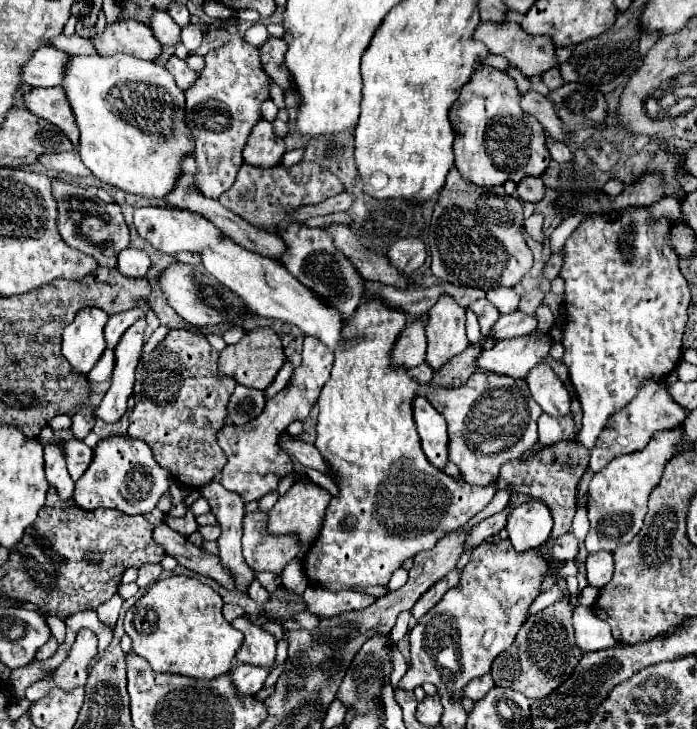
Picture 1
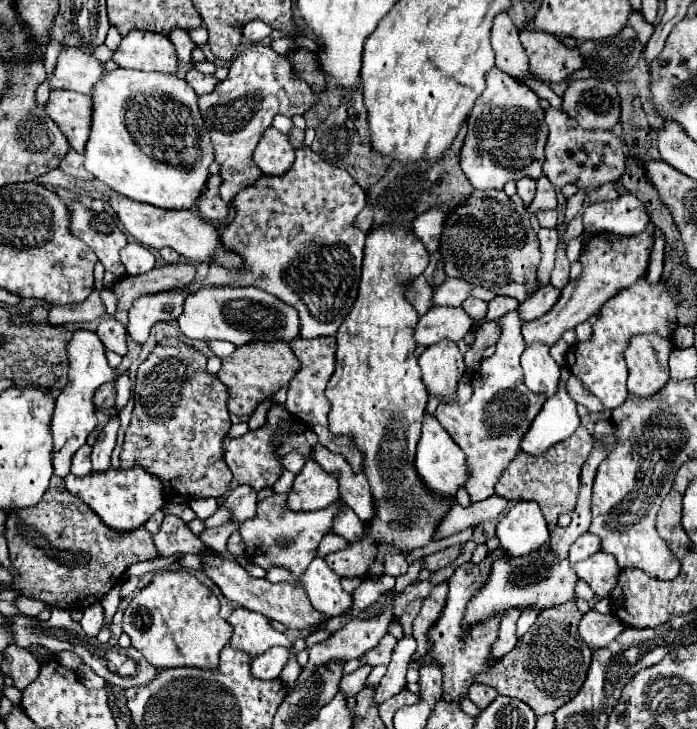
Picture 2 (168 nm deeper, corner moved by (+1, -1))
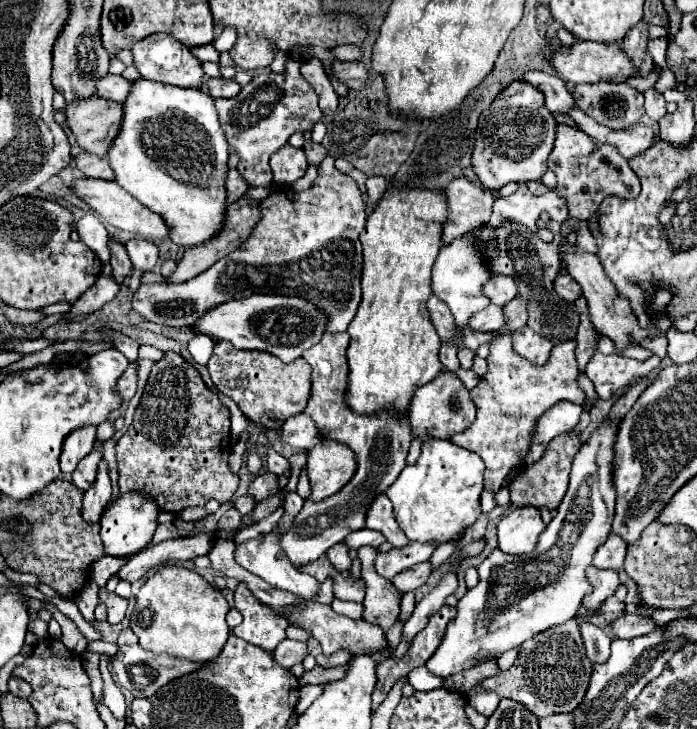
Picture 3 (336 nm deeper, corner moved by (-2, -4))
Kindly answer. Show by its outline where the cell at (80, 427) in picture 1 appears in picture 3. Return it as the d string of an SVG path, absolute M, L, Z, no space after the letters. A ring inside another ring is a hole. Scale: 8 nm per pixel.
M130 364L128 370L118 378L116 382L116 394L122 398L122 400L130 400L136 392L136 368Z

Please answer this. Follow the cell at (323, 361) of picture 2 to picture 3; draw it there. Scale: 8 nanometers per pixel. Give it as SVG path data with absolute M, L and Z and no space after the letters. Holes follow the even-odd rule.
M328 332L322 336L318 344L314 344L304 352L306 362L312 366L312 392L304 408L304 414L308 414L316 422L324 438L342 442L356 454L356 472L340 494L334 494L318 504L306 502L302 510L294 516L292 528L280 536L282 550L286 552L288 560L298 568L318 560L322 554L326 554L330 546L342 542L344 536L348 536L348 532L364 528L364 512L368 510L372 496L384 492L402 472L412 442L408 424L400 424L398 420L392 420L392 416L370 418L370 416L352 416L352 412L348 412L348 406L344 404L344 386L348 382L346 380L348 340L350 336L346 332L338 332L336 336Z

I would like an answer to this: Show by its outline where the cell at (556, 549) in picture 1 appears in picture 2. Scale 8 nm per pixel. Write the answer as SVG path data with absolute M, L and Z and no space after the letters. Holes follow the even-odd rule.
M583 533L569 549L569 561L577 563L577 561L585 561L591 555L595 555L597 551L601 551L601 541L597 541L597 537L593 537L593 533Z

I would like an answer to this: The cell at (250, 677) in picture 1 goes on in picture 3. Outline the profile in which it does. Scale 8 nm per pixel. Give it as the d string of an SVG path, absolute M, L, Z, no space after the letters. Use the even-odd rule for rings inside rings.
M288 638L280 646L276 646L276 650L272 652L276 664L280 664L282 668L292 668L294 664L302 662L306 654L308 654L306 644L294 642L294 640L288 640Z

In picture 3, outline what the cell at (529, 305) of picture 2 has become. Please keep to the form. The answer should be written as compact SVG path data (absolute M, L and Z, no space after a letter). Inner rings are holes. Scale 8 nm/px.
M558 274L556 280L554 280L554 290L560 294L562 300L566 302L574 302L580 294L582 294L582 288L576 284L576 280L572 280L572 276L568 274Z

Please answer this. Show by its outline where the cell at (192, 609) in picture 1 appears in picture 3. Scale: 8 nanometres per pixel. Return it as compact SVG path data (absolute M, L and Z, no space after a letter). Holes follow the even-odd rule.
M164 566L140 588L130 616L130 628L140 638L140 646L154 654L164 652L190 662L210 662L216 660L230 636L226 624L228 610L230 606L222 592L202 576L182 566Z

